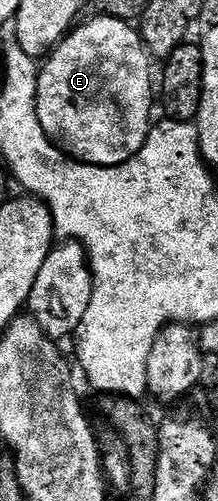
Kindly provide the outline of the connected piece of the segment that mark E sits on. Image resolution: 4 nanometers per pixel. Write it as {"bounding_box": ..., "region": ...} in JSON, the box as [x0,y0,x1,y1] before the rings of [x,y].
{"bounding_box":[37,17,153,167],"region":[[[108,17],[88,18],[80,22],[46,56],[39,72],[37,117],[52,143],[80,163],[92,163],[98,167],[119,167],[129,161],[143,148],[153,126],[151,63],[153,64],[153,59],[143,45],[142,35],[130,22]]]}

